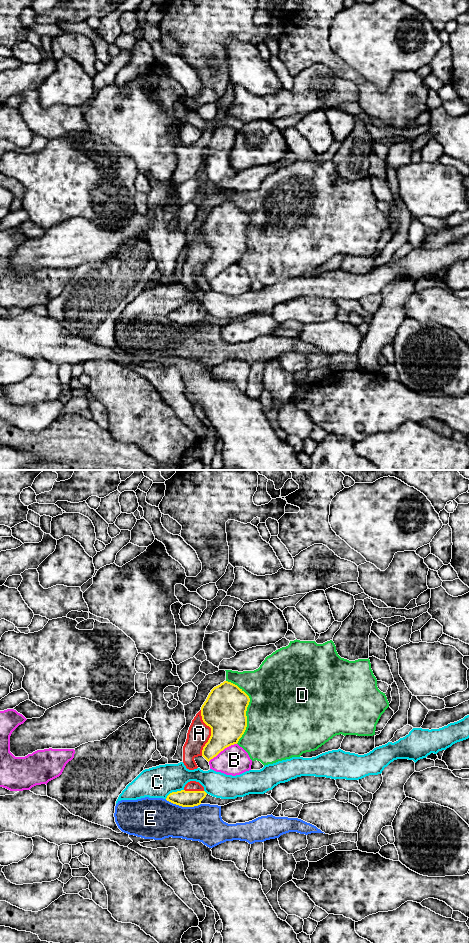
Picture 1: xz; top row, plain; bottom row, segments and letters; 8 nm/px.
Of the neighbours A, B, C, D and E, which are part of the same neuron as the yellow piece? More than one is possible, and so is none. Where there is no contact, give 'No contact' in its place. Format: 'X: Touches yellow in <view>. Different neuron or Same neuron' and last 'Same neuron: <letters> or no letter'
A: Touches yellow in xz. Same neuron
B: Touches yellow in xz. Different neuron
C: Touches yellow in xz. Different neuron
D: Touches yellow in xz. Different neuron
E: Touches yellow in xz. Different neuron
Same neuron: A

